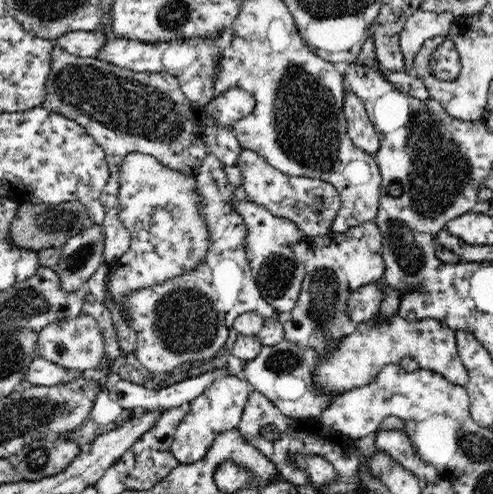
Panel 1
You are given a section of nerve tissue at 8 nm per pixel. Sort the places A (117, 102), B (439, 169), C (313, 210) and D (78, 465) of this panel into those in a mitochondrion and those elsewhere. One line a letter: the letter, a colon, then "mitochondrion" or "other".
A: mitochondrion
B: mitochondrion
C: other
D: other

